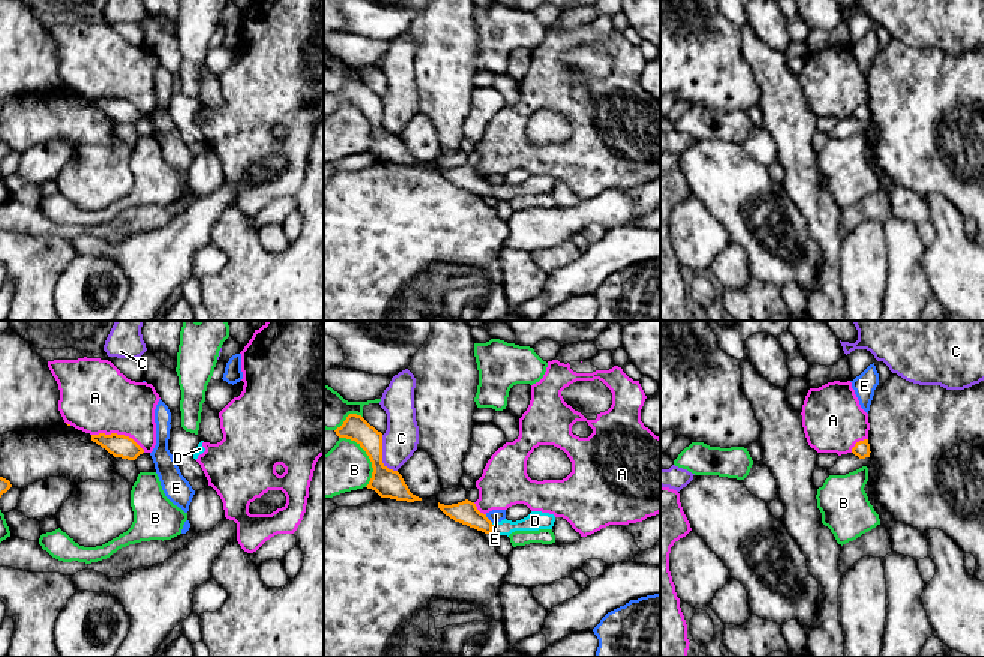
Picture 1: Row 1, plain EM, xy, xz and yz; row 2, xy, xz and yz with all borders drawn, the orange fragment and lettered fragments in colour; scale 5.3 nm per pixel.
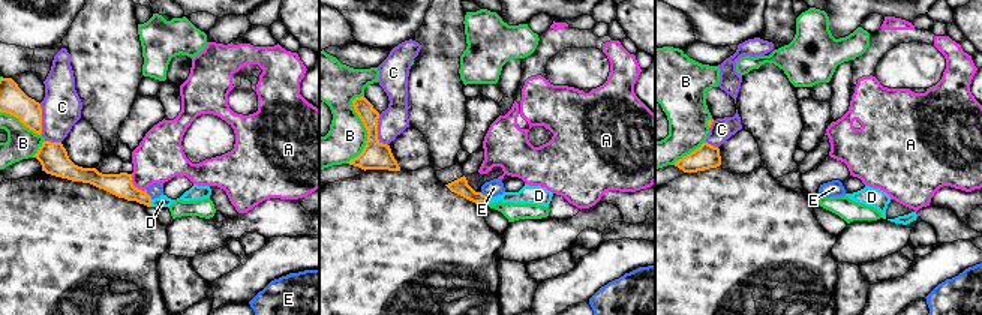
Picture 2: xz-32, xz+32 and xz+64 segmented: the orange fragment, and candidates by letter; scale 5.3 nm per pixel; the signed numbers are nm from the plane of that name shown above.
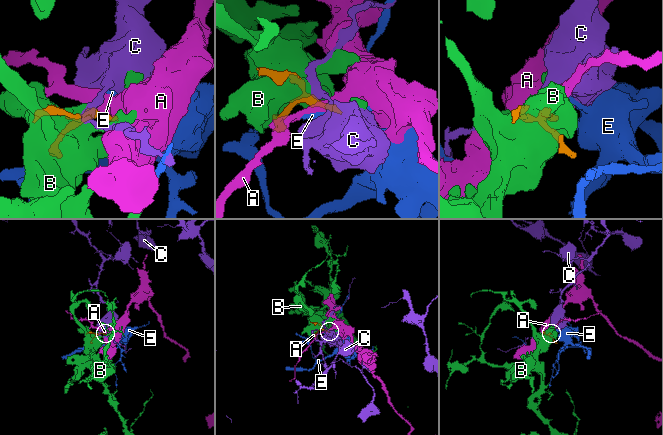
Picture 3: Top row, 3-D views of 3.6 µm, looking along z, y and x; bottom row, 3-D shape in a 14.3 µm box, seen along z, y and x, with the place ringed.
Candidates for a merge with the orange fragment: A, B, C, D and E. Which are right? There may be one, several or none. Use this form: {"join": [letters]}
{"join": ["D"]}

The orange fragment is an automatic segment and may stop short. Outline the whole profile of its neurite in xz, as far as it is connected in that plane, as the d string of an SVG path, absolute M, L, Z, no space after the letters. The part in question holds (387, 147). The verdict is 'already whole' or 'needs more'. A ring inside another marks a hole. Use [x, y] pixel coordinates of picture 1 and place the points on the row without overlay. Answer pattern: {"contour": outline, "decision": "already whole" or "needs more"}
{"contour": "M350 78L344 88L338 92L336 99L356 105L369 120L372 126L372 142L368 153L375 154L381 162L396 165L422 165L412 159L398 135L388 134L382 128L382 98L370 90L362 80Z", "decision": "already whole"}

